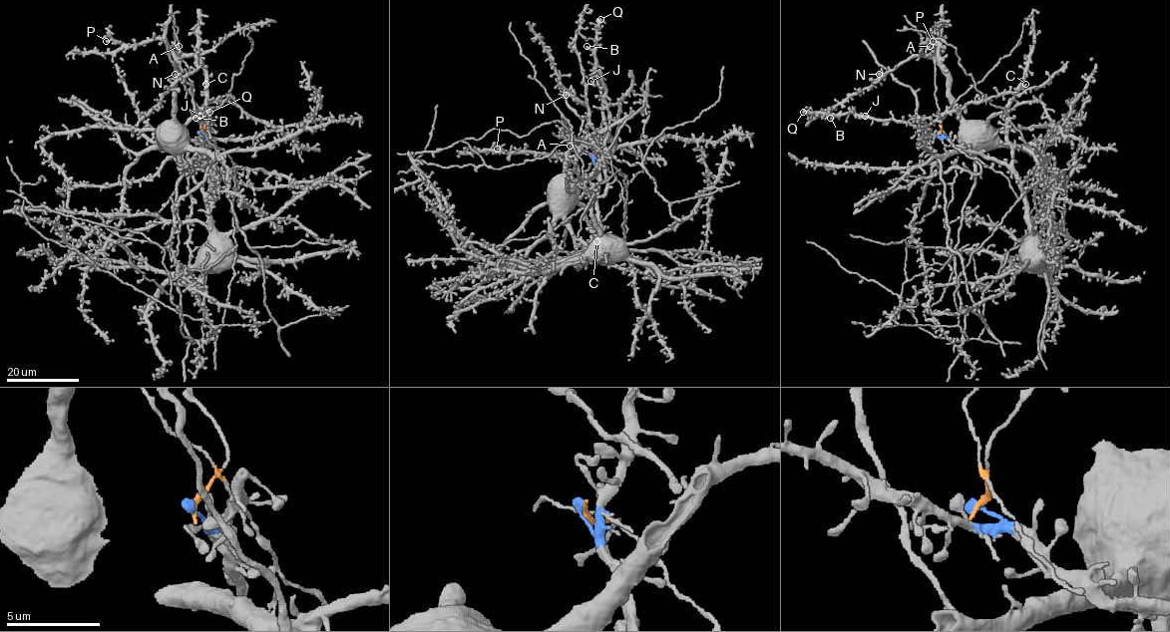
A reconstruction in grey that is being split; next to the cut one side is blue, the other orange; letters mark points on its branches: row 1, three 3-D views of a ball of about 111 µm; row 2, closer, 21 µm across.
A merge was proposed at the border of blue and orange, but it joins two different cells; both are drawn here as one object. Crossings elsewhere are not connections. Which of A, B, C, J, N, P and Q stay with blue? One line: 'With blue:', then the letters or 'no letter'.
With blue: B, C, J, Q

